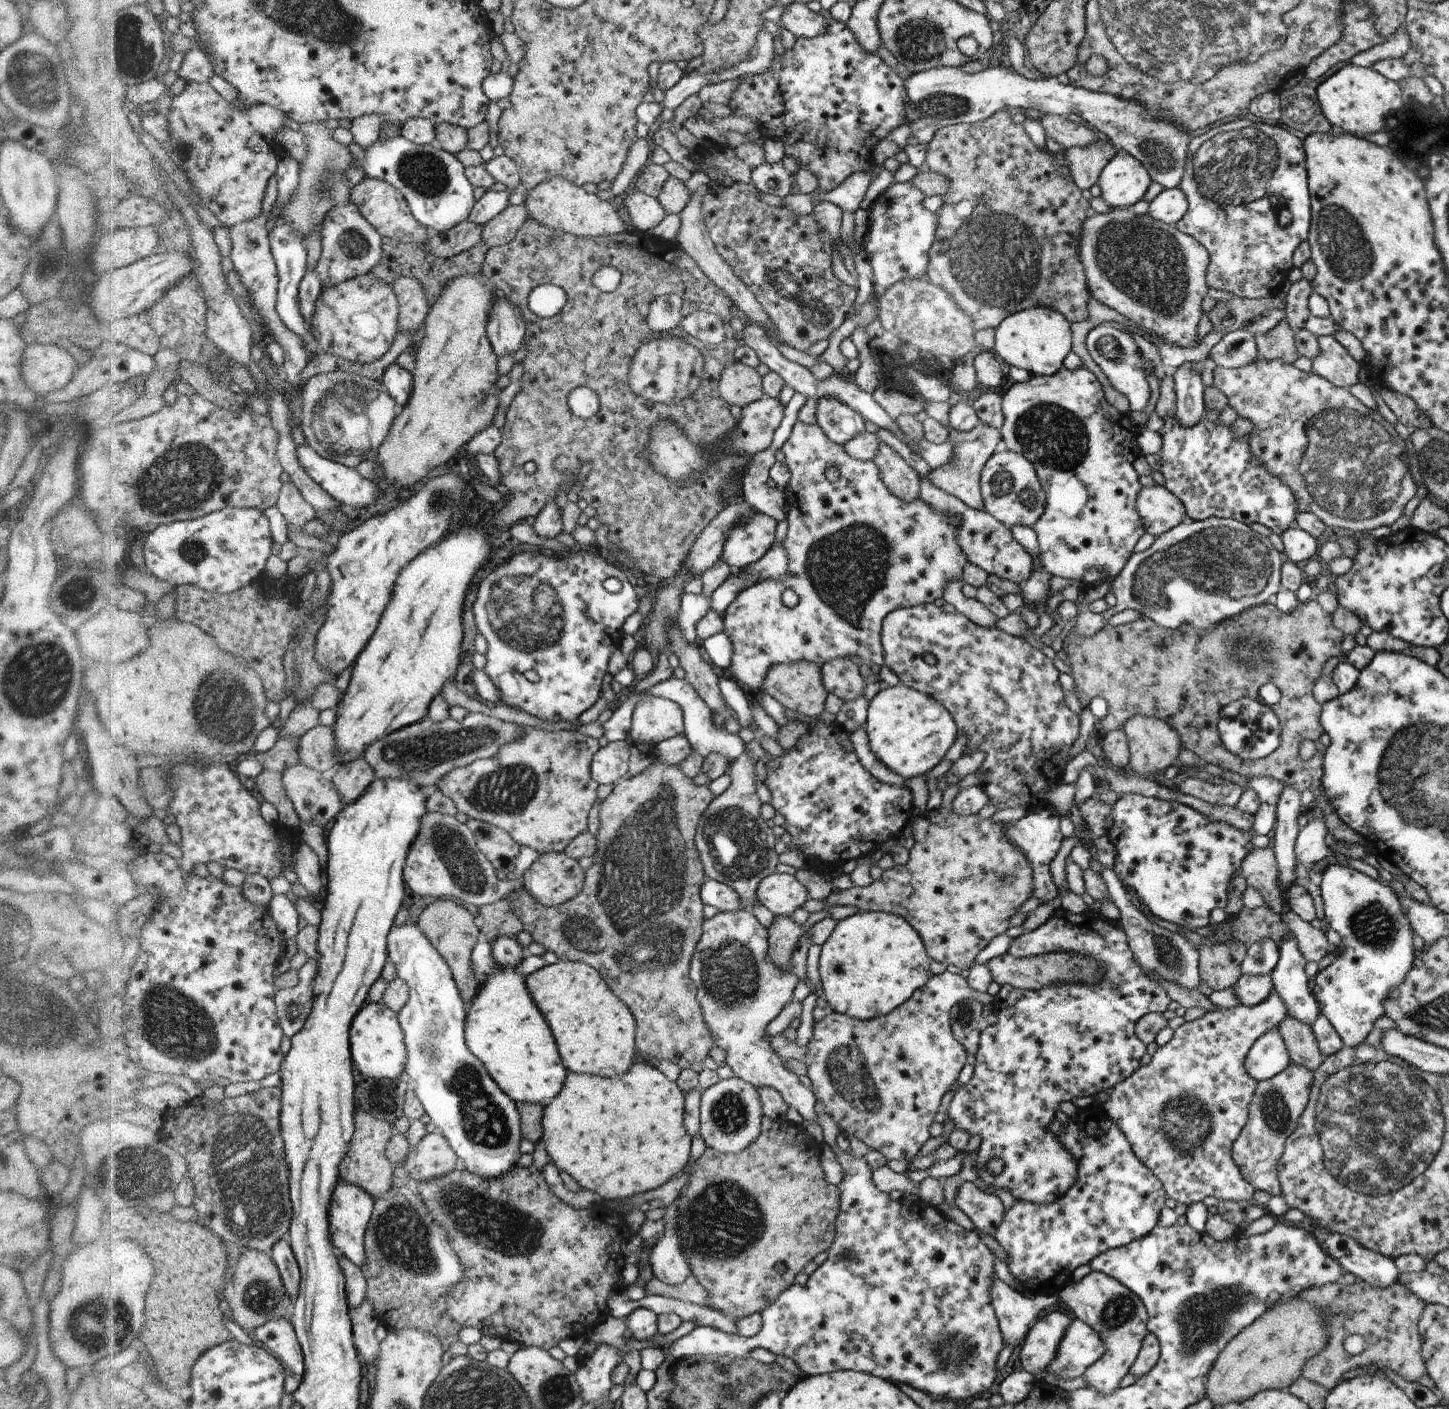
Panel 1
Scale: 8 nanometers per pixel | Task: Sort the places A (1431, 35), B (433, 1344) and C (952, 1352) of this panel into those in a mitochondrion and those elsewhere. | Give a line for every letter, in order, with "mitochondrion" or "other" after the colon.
A: other
B: other
C: mitochondrion

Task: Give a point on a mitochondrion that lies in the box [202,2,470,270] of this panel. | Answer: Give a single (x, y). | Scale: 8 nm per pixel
(425, 173)

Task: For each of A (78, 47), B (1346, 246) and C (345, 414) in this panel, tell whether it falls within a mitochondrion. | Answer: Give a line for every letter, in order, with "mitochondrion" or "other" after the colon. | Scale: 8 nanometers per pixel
A: other
B: mitochondrion
C: mitochondrion

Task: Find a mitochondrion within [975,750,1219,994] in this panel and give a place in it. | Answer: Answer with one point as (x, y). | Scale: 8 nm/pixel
(1169, 953)

